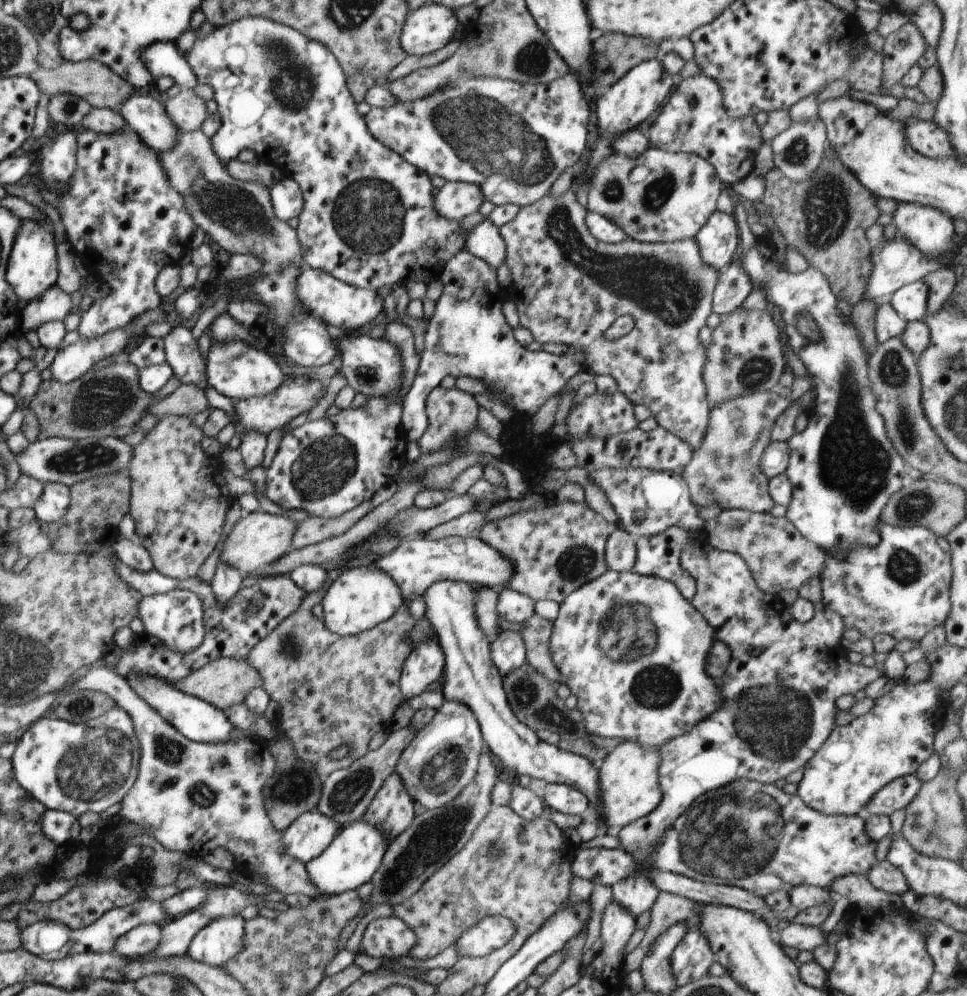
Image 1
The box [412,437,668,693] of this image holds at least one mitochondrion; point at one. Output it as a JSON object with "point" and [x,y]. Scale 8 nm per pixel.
{"point":[577,560]}

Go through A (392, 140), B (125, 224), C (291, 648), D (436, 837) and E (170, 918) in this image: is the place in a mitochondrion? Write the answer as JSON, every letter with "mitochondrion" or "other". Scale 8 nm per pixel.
{"A":"other","B":"other","C":"mitochondrion","D":"mitochondrion","E":"other"}

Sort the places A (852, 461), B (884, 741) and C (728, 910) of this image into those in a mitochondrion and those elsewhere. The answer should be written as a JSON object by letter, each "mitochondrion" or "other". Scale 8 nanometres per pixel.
{"A":"mitochondrion","B":"mitochondrion","C":"other"}

